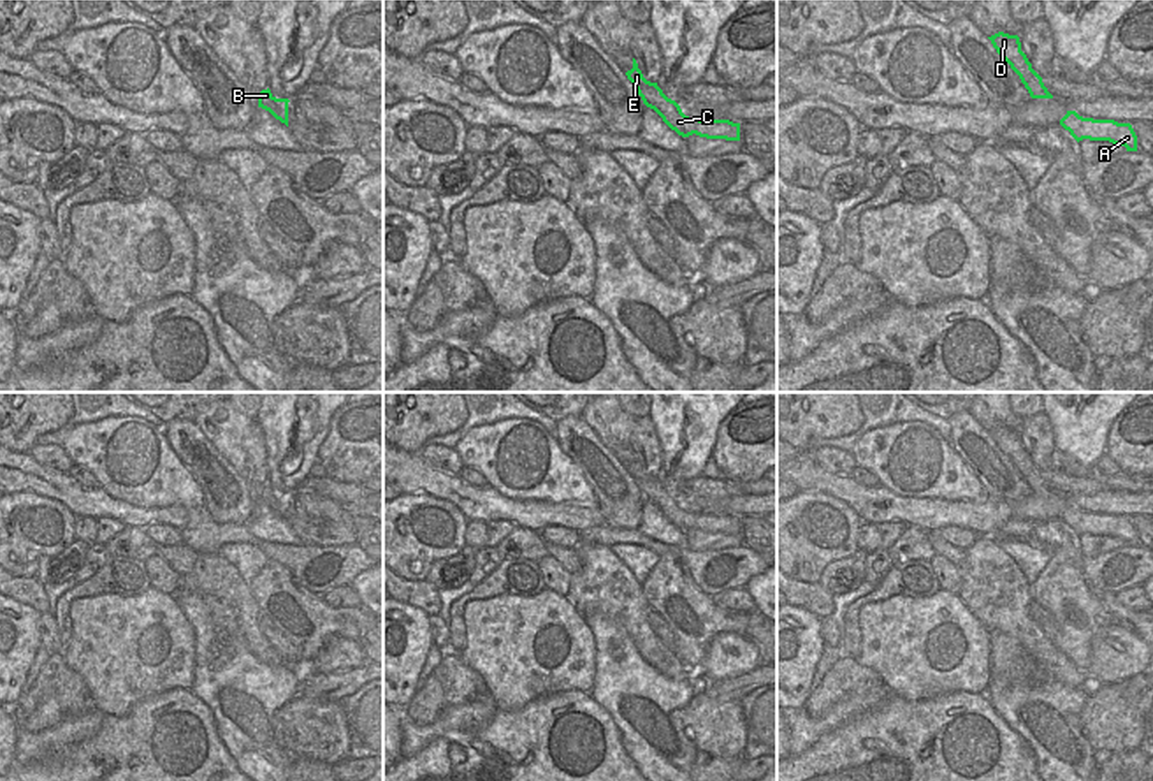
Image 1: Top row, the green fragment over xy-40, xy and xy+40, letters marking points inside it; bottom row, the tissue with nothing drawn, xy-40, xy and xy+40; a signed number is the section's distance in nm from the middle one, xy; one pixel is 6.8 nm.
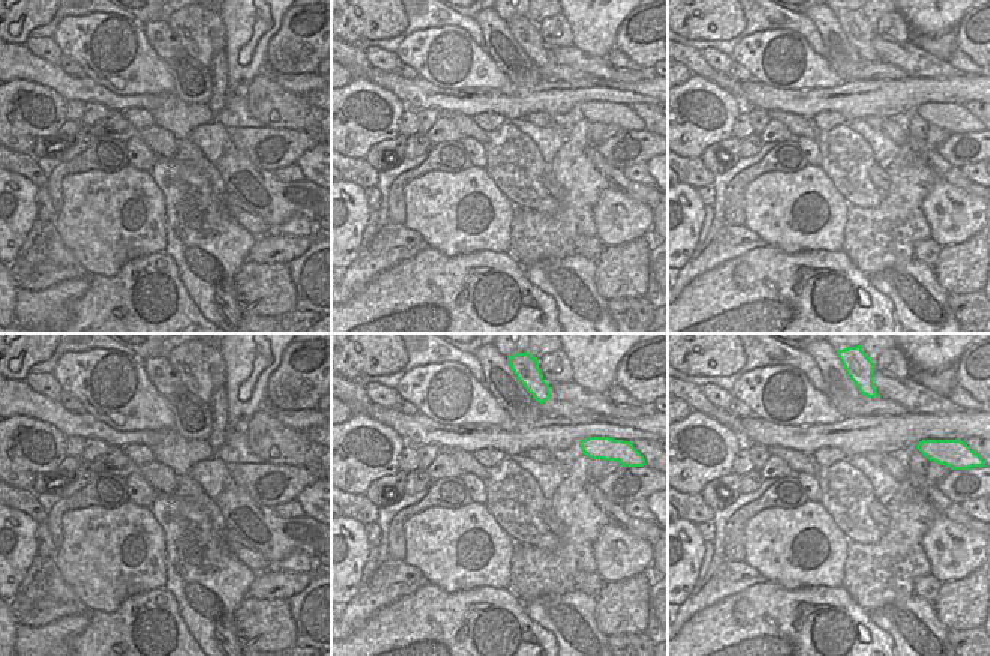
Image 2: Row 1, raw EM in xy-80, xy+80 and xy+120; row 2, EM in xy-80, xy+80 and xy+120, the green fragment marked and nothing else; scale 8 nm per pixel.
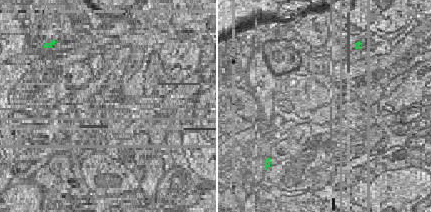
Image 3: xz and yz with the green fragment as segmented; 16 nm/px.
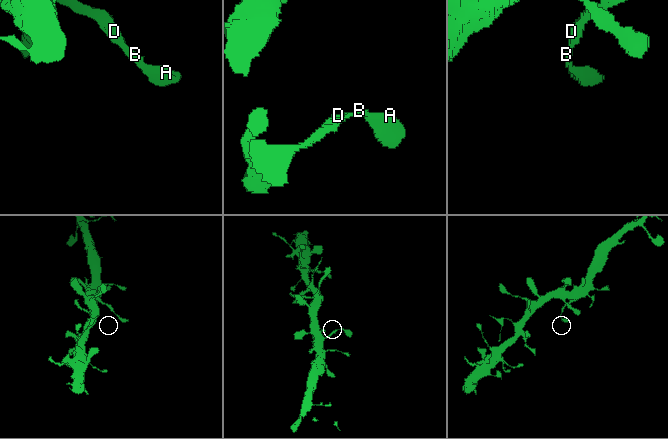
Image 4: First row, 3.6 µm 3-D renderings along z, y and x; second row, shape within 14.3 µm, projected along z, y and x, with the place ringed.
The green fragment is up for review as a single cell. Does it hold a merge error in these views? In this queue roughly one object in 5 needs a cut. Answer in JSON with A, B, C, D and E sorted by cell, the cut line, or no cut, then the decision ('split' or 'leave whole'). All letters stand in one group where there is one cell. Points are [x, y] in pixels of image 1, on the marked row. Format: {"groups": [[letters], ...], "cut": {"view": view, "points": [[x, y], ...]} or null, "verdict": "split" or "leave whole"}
{"groups": [["A", "B", "C", "D", "E"]], "cut": null, "verdict": "leave whole"}

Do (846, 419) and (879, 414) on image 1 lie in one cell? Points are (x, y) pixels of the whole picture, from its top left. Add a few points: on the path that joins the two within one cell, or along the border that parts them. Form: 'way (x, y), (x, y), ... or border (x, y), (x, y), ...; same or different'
border (862, 410), (862, 424), (855, 431), (828, 440); different

